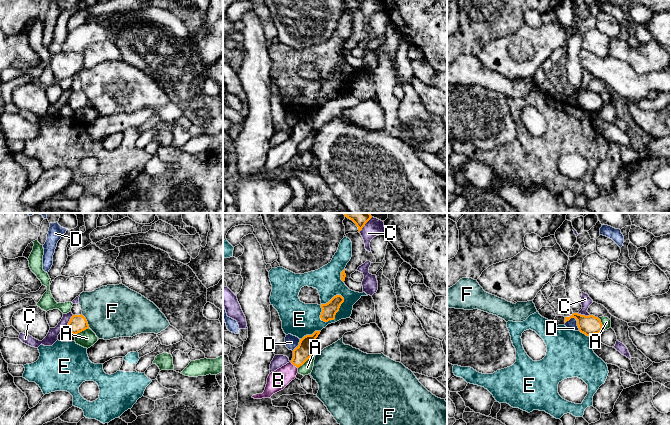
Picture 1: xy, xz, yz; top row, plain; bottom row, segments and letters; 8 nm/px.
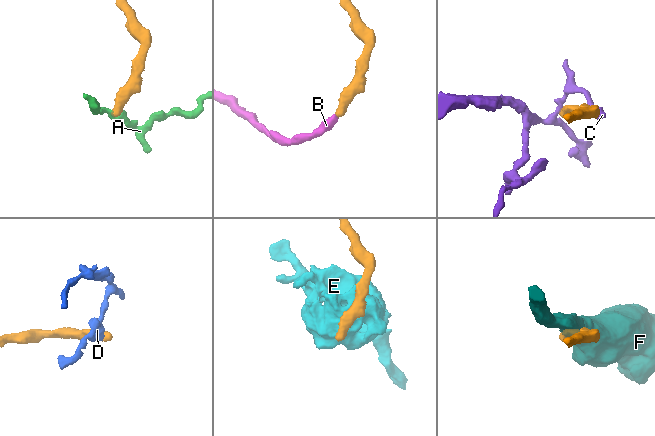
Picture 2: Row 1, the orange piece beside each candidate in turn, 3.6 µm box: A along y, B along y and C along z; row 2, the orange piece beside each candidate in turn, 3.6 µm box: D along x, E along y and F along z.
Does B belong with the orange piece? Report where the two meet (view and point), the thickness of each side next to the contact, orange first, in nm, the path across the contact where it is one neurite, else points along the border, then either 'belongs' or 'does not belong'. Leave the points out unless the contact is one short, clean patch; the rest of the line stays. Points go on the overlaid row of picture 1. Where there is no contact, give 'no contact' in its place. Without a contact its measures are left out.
contact xz (294, 365); calibres 140 and 160 nm; way xz (303, 352), (294, 365), (278, 380); belongs

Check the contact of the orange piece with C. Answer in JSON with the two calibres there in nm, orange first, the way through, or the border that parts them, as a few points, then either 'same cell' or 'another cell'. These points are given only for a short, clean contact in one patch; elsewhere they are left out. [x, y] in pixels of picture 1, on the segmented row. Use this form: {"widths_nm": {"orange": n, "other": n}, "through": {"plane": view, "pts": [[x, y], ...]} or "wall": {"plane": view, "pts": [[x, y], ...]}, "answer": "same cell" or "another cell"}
{"widths_nm": {"orange": 140, "other": 90}, "answer": "another cell"}

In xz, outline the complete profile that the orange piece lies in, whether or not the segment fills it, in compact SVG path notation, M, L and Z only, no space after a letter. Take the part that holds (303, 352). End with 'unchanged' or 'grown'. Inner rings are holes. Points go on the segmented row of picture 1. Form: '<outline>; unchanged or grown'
M315 331L312 335L306 335L300 339L299 345L293 350L293 358L286 365L271 372L267 378L267 384L262 394L253 395L254 399L270 398L273 394L283 390L296 378L298 368L302 366L313 354L313 344L321 331Z; grown

